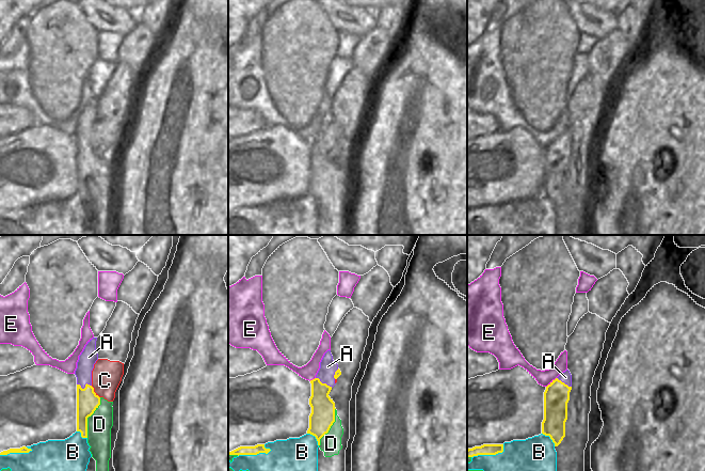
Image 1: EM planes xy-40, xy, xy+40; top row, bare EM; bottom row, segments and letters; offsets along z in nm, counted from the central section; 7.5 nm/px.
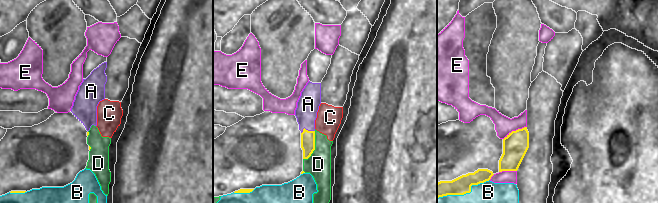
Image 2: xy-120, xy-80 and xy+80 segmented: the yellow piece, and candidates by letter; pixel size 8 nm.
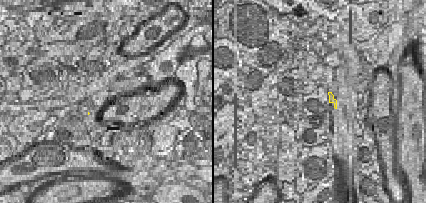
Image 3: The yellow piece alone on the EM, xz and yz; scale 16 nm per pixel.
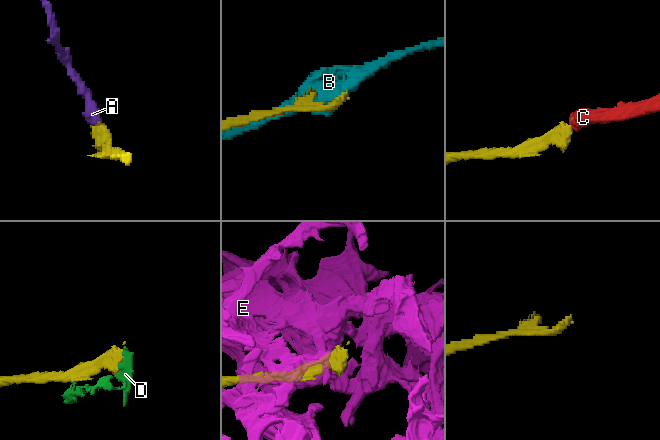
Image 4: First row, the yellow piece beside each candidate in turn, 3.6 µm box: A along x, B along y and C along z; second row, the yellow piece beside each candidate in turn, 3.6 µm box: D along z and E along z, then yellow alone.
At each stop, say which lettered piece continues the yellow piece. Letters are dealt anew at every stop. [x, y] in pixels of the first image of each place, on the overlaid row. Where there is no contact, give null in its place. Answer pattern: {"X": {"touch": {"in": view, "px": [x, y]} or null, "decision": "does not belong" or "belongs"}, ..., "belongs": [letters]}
{"A": {"touch": {"in": "xy-40", "px": [85, 387]}, "decision": "does not belong"}, "B": {"touch": {"in": "xy", "px": [254, 454]}, "decision": "does not belong"}, "C": {"touch": {"in": "xy-40", "px": [94, 392]}, "decision": "belongs"}, "D": {"touch": {"in": "xy-40", "px": [87, 417]}, "decision": "does not belong"}, "E": {"touch": {"in": "xy+40", "px": [550, 382]}, "decision": "does not belong"}, "belongs": ["C"]}

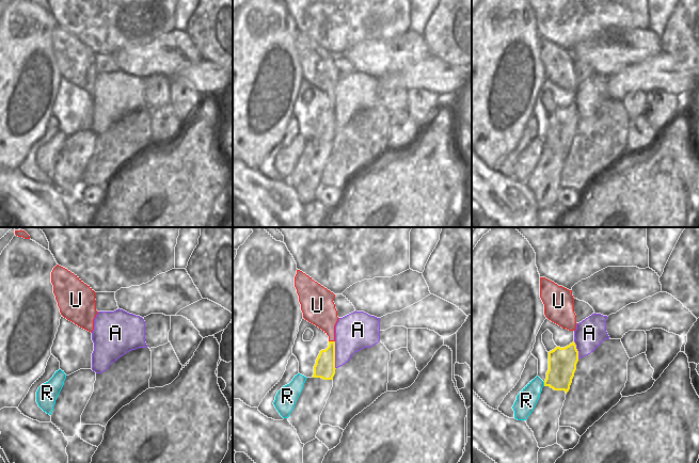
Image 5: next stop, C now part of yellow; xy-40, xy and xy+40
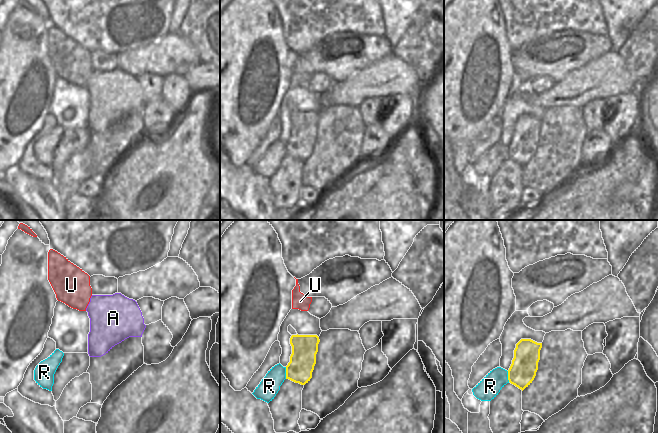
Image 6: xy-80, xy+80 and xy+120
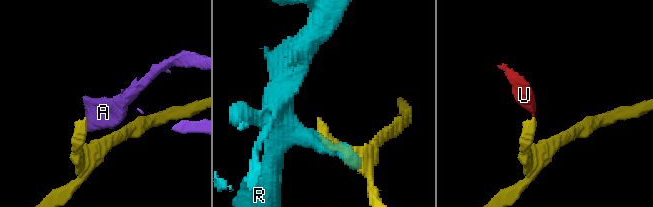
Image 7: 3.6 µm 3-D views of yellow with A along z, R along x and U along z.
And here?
{"A": {"touch": {"in": "xy", "px": [334, 355]}, "decision": "does not belong"}, "R": {"touch": {"in": "xy+40", "px": [544, 384]}, "decision": "does not belong"}, "U": {"touch": {"in": "xy", "px": [332, 341]}, "decision": "belongs"}, "belongs": ["U"]}

